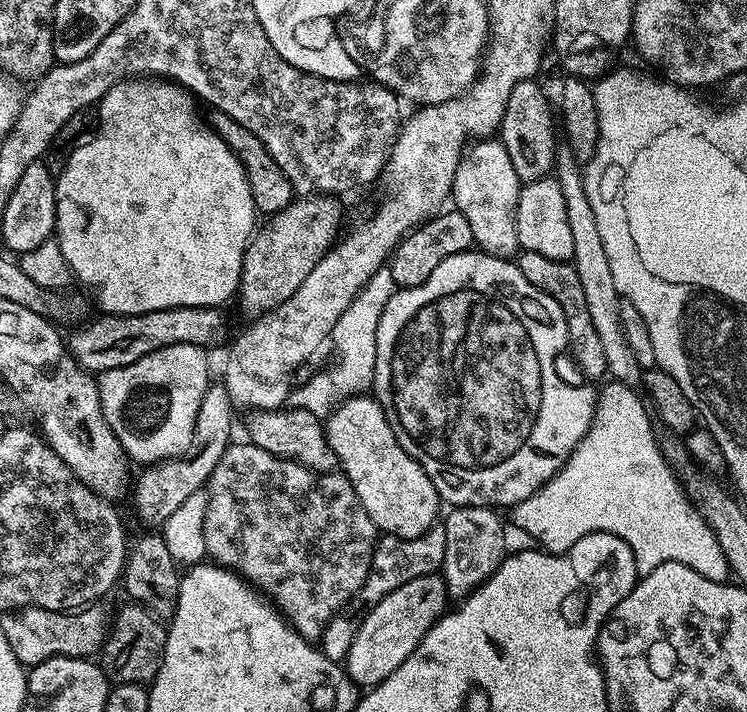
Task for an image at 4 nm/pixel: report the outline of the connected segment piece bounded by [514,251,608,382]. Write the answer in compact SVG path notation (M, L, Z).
M521 251L515 257L514 263L522 274L522 278L526 278L526 282L530 282L534 288L560 308L568 331L567 351L572 352L572 360L576 363L577 370L588 379L585 381L596 382L592 380L598 379L600 375L603 377L607 373L608 367L602 354L601 343L598 342L594 330L594 324L590 322L589 311L585 308L585 299L582 298L581 286L577 280L575 268L571 263L563 260L542 258L540 254L525 251Z

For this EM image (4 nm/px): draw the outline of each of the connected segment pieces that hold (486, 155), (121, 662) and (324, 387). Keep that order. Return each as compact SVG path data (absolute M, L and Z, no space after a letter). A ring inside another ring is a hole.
M480 138L465 147L454 174L450 200L455 211L463 214L470 226L472 243L488 256L512 258L520 243L516 234L516 203L522 181L514 174L506 150L496 138Z
M135 602L125 603L125 608L117 614L102 645L102 667L105 676L113 685L147 685L156 679L160 660L164 657L166 628L163 623L144 607Z
M385 266L379 268L360 288L359 292L339 315L338 322L332 328L330 337L334 344L332 365L325 372L310 377L298 388L293 387L288 394L287 405L292 408L306 409L321 418L327 417L331 411L351 396L365 393L372 384L374 370L374 354L376 353L377 326L386 302L396 291L393 275Z

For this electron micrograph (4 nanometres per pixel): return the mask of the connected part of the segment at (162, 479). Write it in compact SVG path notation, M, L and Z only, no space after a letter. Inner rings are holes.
M209 383L208 389L202 394L202 404L198 406L192 445L187 452L183 456L174 457L173 460L163 460L161 464L149 464L141 471L144 473L137 480L135 477L136 516L148 527L145 529L155 529L152 528L155 524L156 527L163 525L164 521L186 502L190 494L207 485L214 466L218 466L218 458L222 458L233 439L232 412L234 413L234 405L223 383Z

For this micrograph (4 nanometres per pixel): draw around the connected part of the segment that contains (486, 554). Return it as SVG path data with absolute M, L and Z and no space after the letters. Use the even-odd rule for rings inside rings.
M453 507L449 512L452 513L444 521L442 520L444 530L442 575L447 595L463 598L469 592L473 592L479 584L483 584L500 563L502 559L502 524L496 521L497 513L491 507Z

